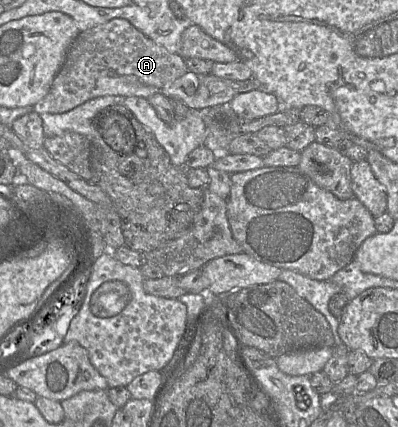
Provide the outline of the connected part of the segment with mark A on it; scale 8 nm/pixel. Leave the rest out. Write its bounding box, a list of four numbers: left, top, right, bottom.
[33,18,262,114]

